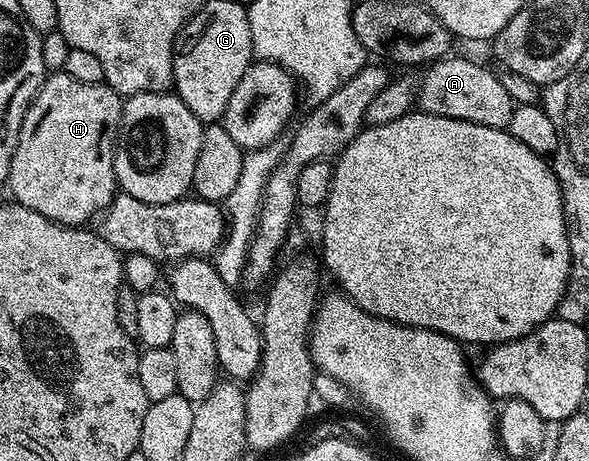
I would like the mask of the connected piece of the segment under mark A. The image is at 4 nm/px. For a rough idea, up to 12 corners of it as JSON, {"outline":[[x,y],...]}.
{"outline":[[448,56],[419,83],[422,113],[502,130],[513,116],[494,69]]}

